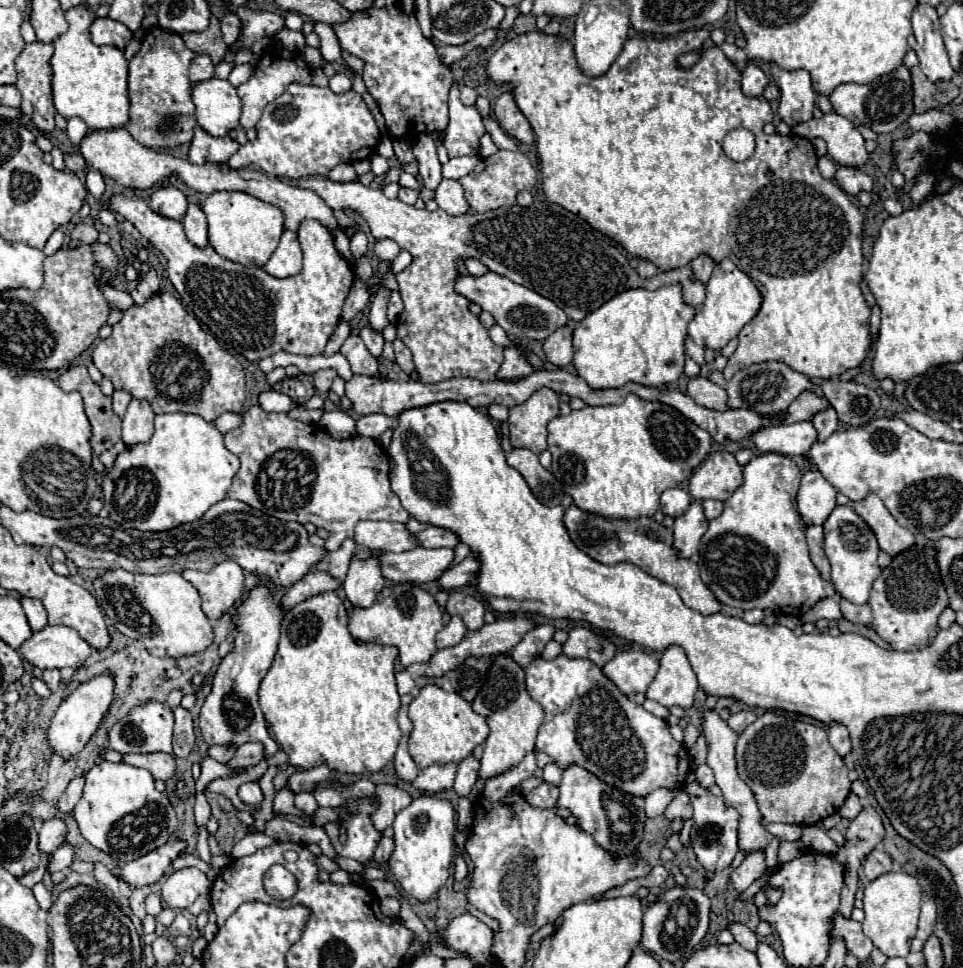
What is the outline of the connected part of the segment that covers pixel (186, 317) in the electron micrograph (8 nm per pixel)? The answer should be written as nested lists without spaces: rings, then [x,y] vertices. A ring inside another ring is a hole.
[[[156,294],[144,306],[132,306],[122,314],[122,320],[112,326],[112,334],[100,340],[92,352],[94,366],[112,380],[114,390],[126,390],[136,400],[148,400],[154,414],[182,412],[198,414],[206,422],[214,422],[224,412],[242,412],[246,402],[244,370],[240,362],[220,348],[212,334],[204,332],[194,316],[172,294]]]

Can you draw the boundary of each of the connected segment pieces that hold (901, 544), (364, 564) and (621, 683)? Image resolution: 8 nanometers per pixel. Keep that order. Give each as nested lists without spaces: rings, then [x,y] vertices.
[[[874,494],[866,496],[862,502],[854,502],[854,510],[858,516],[866,520],[866,524],[876,534],[880,550],[884,550],[892,558],[914,546],[912,532],[902,528],[880,502],[880,498],[876,498]]]
[[[376,558],[350,562],[350,570],[344,580],[344,592],[354,608],[372,606],[376,594],[382,588],[384,588],[384,576],[380,572],[380,562]]]
[[[644,650],[620,652],[602,668],[604,676],[610,678],[628,696],[646,692],[652,678],[656,676],[656,670],[658,670],[656,656]]]

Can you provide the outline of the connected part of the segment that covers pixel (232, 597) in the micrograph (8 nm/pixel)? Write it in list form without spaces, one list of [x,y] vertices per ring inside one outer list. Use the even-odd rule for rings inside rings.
[[[232,560],[214,566],[210,572],[184,570],[182,576],[200,592],[202,612],[212,622],[216,622],[242,598],[244,570]]]

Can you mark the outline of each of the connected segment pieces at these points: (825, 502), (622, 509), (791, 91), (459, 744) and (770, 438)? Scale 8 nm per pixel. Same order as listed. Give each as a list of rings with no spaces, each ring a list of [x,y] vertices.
[[[808,470],[800,480],[796,496],[802,522],[806,526],[822,526],[836,508],[836,494],[836,488],[818,470]]]
[[[628,394],[620,406],[586,406],[548,424],[552,474],[562,484],[564,492],[574,498],[574,504],[580,510],[600,514],[608,520],[654,516],[660,510],[660,494],[690,478],[692,470],[708,456],[710,446],[710,434],[694,422],[686,422],[678,410],[666,408],[660,402],[640,400],[636,394]]]
[[[770,64],[772,78],[780,88],[780,118],[792,128],[800,122],[812,118],[812,110],[816,106],[816,92],[812,88],[810,74],[806,70],[786,72],[776,64]]]
[[[424,686],[420,694],[410,702],[408,712],[414,728],[410,732],[408,748],[412,760],[418,768],[426,768],[430,764],[458,764],[472,754],[472,750],[488,738],[486,720],[472,710],[472,704],[466,702],[458,692],[444,692],[438,686]]]
[[[798,422],[788,426],[776,424],[776,426],[760,428],[750,438],[760,452],[804,456],[812,448],[812,442],[816,442],[816,430],[812,422]]]

